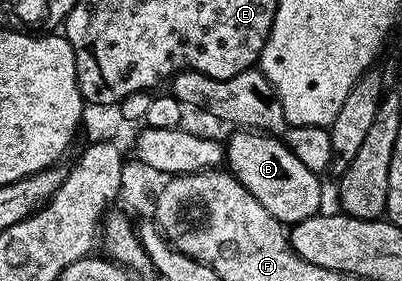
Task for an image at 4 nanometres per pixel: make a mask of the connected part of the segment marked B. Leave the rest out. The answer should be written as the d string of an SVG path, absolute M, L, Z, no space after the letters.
M239 129L234 133L225 143L226 166L243 188L269 209L274 219L284 225L294 225L320 214L319 206L323 203L320 176L307 169L282 138L258 130Z

